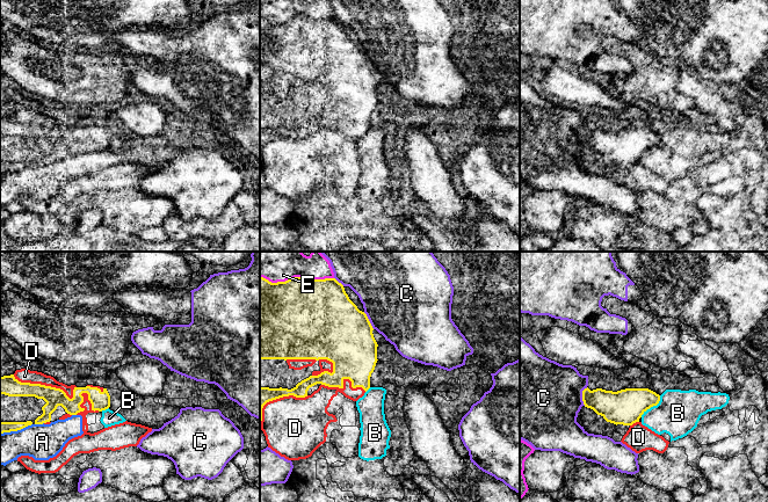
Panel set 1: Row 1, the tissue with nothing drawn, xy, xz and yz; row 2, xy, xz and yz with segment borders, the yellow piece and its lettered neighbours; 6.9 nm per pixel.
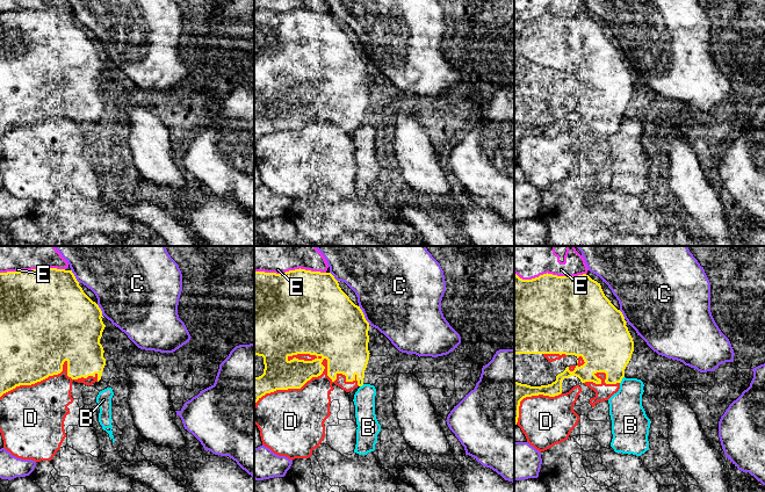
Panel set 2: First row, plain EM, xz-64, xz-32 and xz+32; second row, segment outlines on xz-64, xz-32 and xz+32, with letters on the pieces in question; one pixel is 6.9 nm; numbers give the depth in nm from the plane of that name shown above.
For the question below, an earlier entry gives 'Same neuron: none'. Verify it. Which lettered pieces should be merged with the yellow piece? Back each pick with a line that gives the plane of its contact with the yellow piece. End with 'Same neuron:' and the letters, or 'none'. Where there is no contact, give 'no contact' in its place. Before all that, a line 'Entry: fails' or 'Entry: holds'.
Entry: holds
Same neuron: none

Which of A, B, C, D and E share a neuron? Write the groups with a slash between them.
A B / C / D / E

